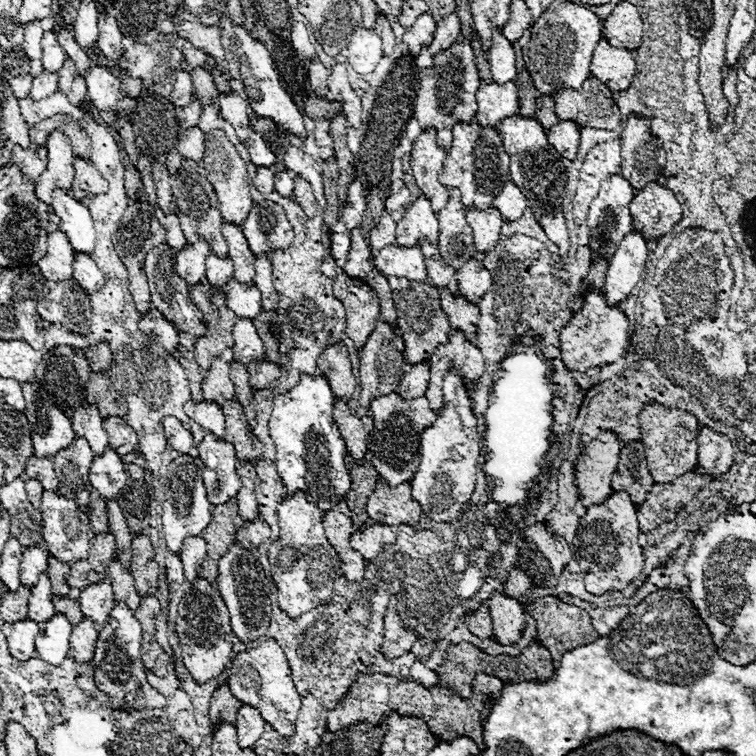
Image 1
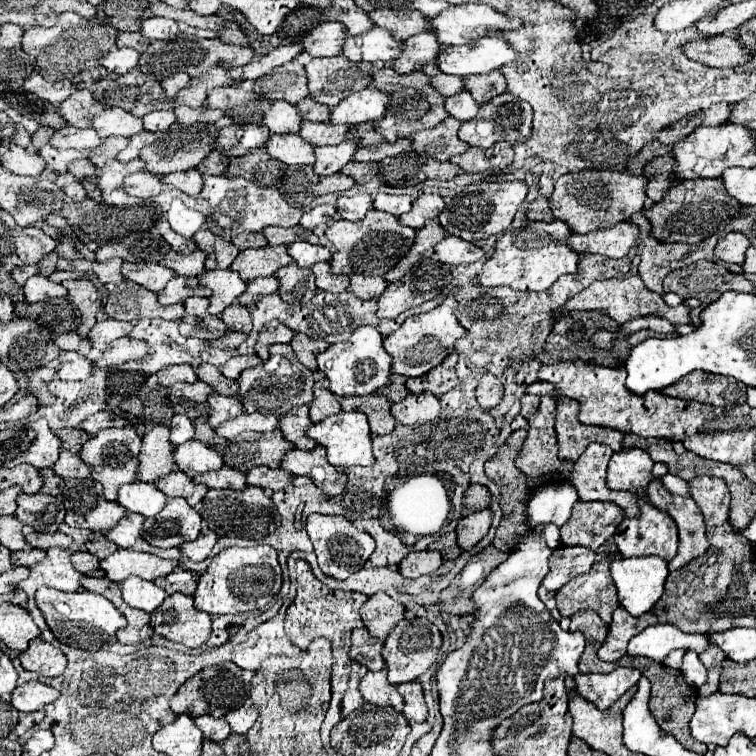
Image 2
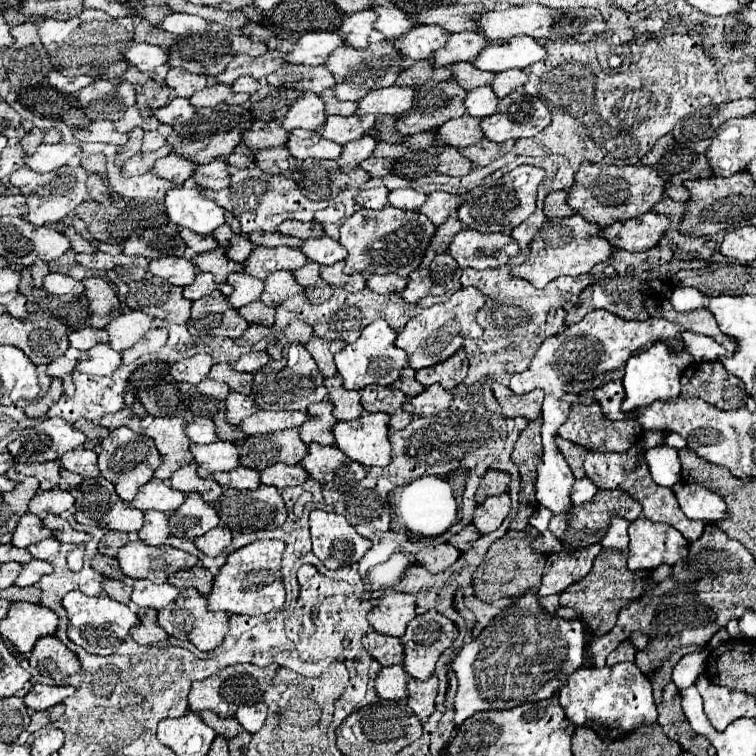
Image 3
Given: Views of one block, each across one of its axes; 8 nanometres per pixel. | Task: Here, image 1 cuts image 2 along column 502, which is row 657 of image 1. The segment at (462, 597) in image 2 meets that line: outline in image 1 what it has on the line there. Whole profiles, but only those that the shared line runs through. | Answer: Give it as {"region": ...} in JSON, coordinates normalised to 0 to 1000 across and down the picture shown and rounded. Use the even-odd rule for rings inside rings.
{"region":[[[717,788],[709,791],[701,810],[706,817],[706,828],[709,828],[709,847],[725,857],[725,862],[730,865],[733,873],[733,884],[738,884],[741,870],[743,870],[743,860],[754,860],[754,857],[765,857],[770,852],[780,852],[786,847],[791,847],[791,836],[783,828],[783,817],[765,802],[759,799],[746,799],[738,788]]]}

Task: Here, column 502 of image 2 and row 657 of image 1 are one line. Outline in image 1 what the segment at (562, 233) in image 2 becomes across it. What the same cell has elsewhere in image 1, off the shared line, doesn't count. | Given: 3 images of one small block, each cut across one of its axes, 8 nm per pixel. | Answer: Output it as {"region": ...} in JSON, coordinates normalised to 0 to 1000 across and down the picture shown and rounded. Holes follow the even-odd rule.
{"region":[[[354,844],[341,857],[333,857],[328,862],[317,862],[310,868],[302,884],[302,907],[304,915],[323,931],[331,931],[347,942],[347,950],[362,960],[373,974],[386,976],[389,971],[389,955],[394,950],[397,939],[397,921],[392,915],[392,907],[386,902],[386,889],[378,876],[378,868],[373,857],[365,852],[362,844]]]}

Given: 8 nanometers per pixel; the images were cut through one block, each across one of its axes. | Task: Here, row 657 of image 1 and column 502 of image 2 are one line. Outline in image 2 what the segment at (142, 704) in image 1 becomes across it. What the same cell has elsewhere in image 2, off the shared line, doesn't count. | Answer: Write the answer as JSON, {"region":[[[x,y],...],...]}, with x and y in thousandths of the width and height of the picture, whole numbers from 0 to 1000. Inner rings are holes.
{"region":[[[667,122],[656,130],[651,130],[648,135],[643,135],[640,140],[635,140],[635,148],[632,148],[632,156],[627,159],[619,159],[619,161],[611,161],[611,169],[606,175],[606,180],[622,190],[622,193],[630,193],[630,196],[648,196],[653,193],[656,188],[685,188],[685,185],[698,185],[704,180],[704,140],[683,127],[677,127],[675,122]]]}

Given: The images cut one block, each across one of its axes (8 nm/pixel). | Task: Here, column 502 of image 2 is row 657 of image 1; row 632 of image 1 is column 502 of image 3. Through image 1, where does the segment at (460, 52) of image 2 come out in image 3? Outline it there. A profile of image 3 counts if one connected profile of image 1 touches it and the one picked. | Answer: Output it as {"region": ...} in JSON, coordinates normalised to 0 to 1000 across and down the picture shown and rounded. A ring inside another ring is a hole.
{"region":[[[677,48],[659,56],[646,56],[643,63],[627,77],[627,87],[643,95],[664,95],[675,90],[698,90],[722,74],[720,61],[714,61],[706,50]]]}

